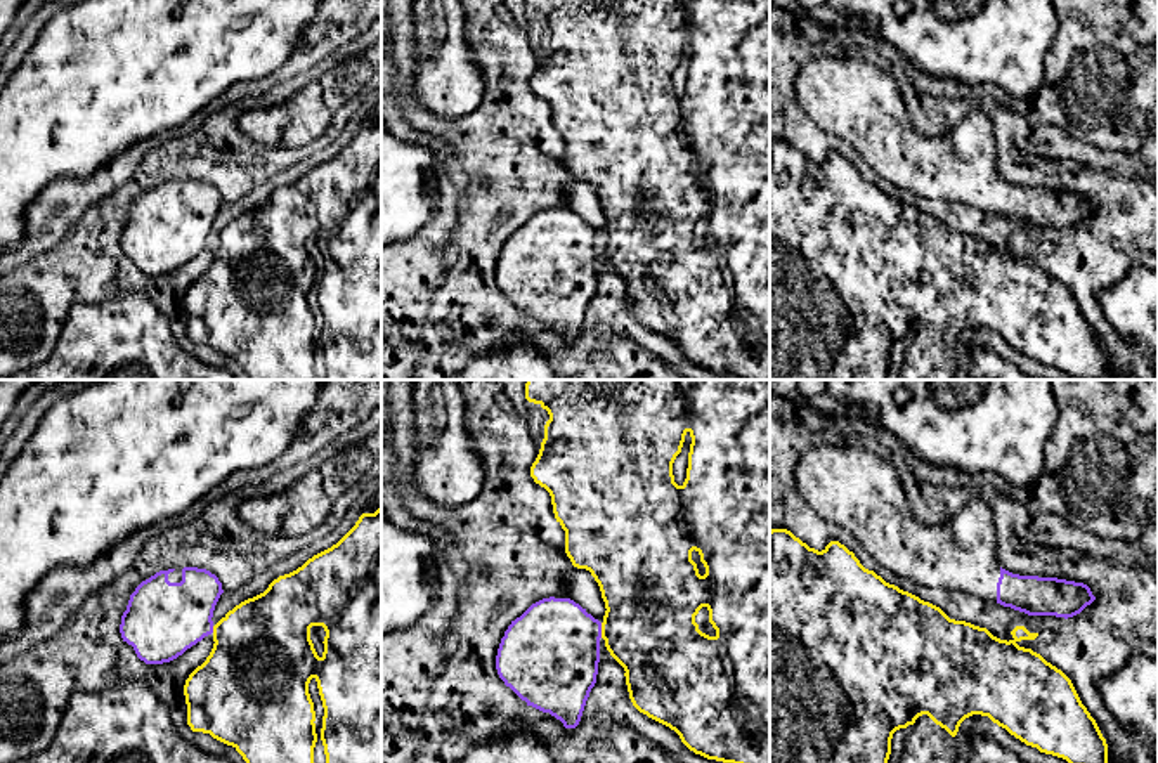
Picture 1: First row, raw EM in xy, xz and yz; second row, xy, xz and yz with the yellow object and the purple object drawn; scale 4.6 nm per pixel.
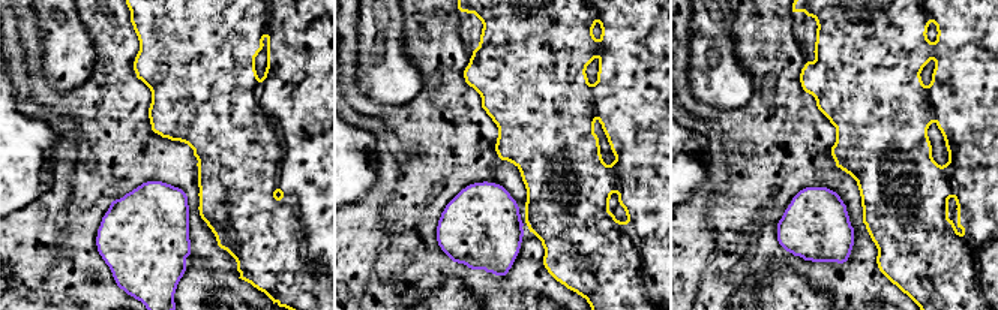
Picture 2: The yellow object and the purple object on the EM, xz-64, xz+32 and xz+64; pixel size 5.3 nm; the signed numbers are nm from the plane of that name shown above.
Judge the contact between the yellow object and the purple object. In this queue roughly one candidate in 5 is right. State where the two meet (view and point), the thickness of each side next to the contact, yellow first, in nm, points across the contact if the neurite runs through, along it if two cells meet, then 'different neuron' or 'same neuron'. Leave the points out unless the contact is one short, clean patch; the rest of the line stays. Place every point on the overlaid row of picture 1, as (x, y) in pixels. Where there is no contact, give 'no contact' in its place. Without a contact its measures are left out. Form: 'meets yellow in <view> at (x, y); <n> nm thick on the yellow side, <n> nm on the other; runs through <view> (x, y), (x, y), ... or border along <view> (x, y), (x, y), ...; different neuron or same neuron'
meets yellow in xz at (602, 630); 440 nm thick on the yellow side, 440 nm on the other; border along xz (600, 623), (602, 637); different neuron

